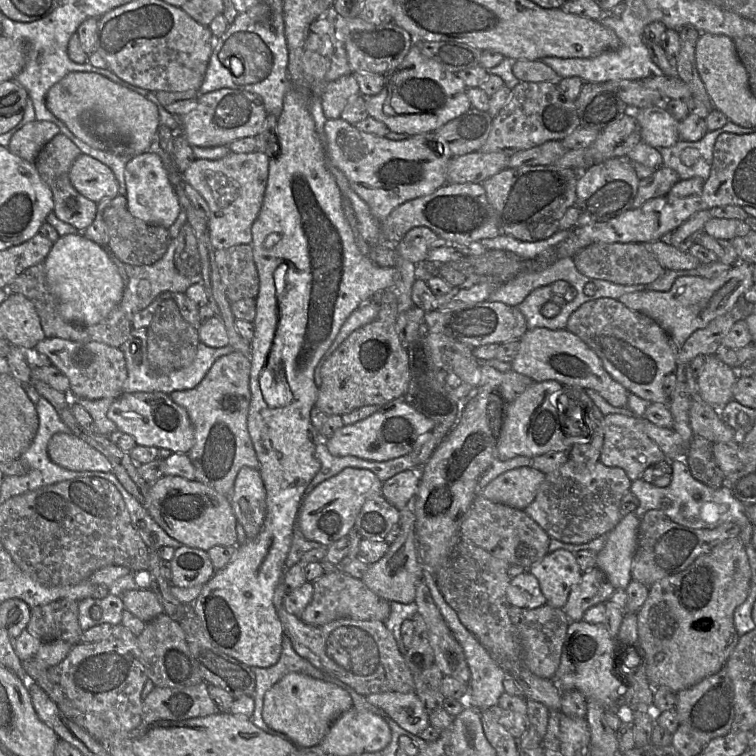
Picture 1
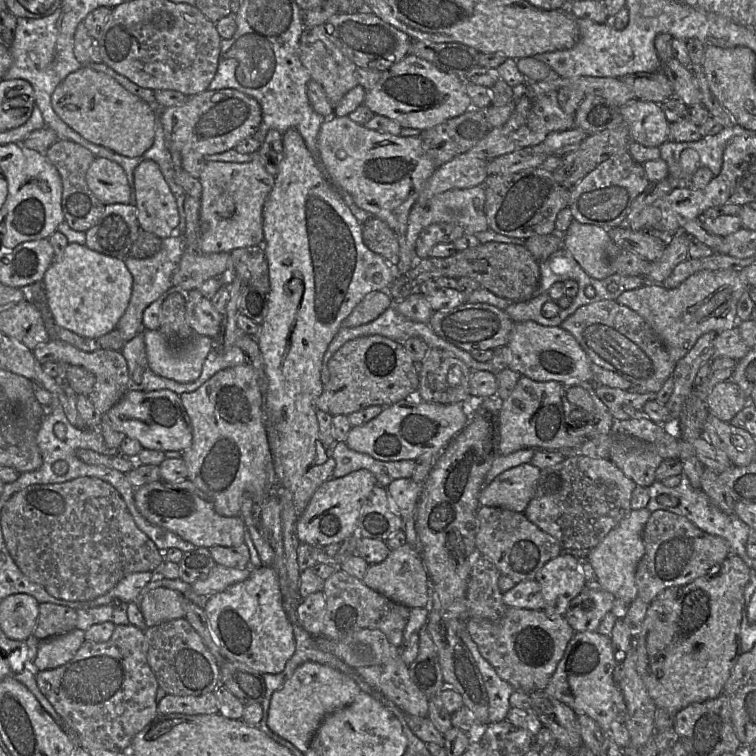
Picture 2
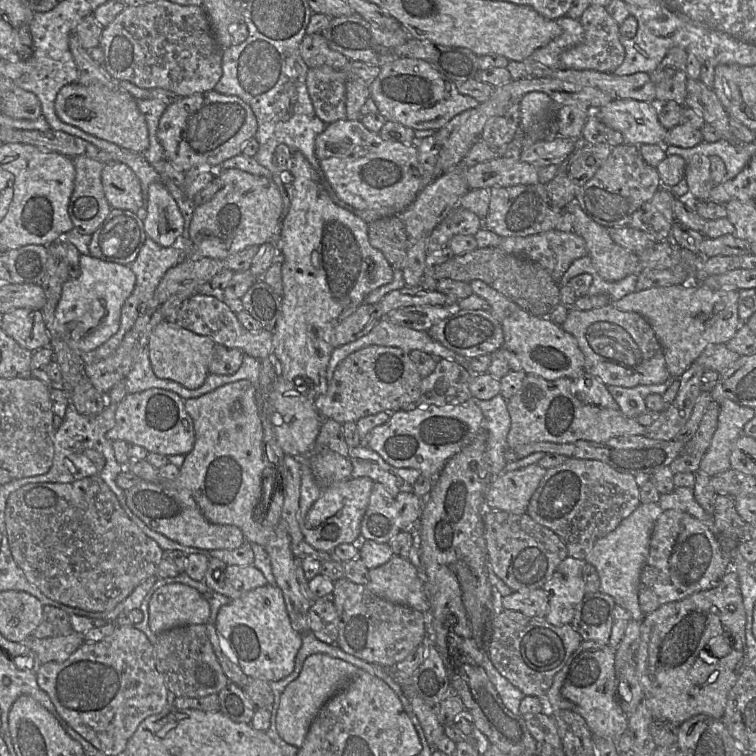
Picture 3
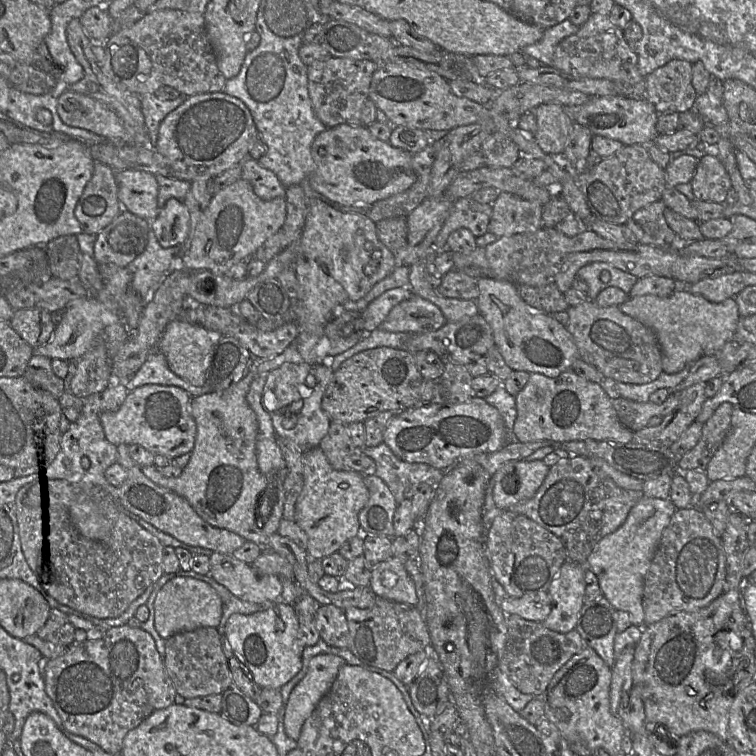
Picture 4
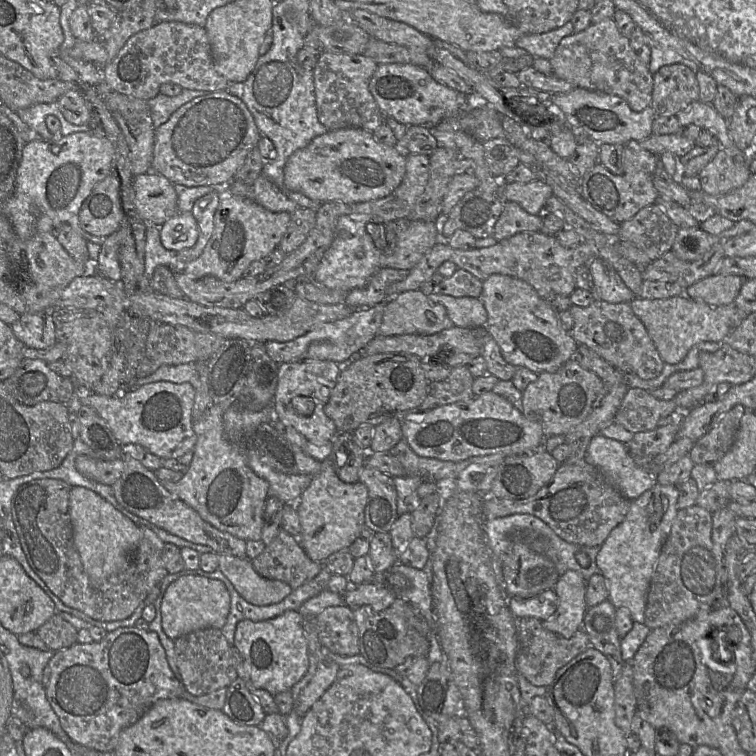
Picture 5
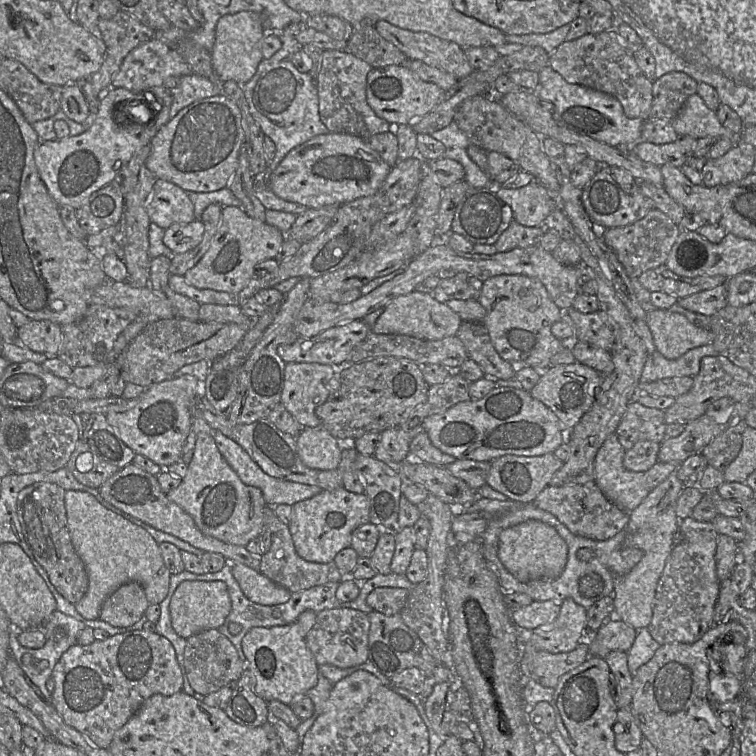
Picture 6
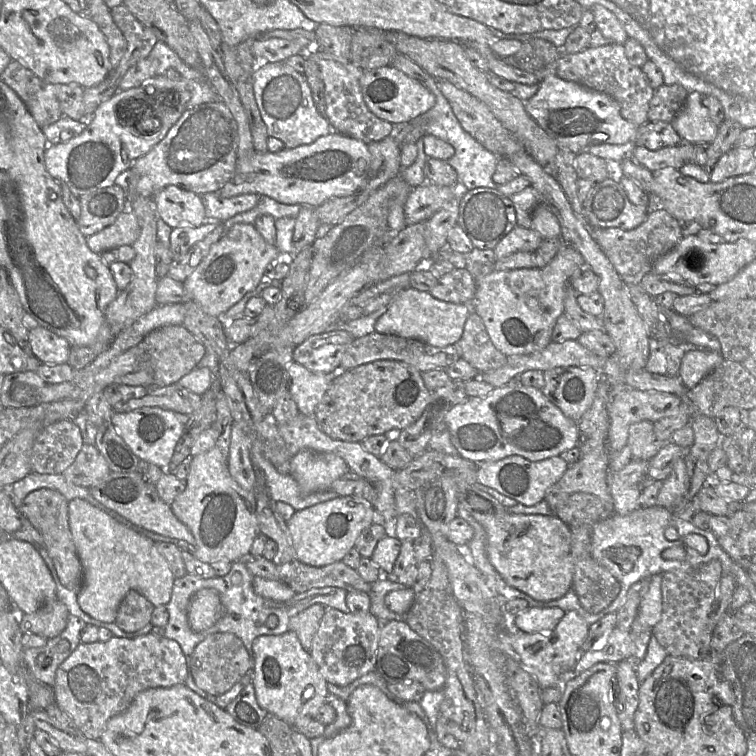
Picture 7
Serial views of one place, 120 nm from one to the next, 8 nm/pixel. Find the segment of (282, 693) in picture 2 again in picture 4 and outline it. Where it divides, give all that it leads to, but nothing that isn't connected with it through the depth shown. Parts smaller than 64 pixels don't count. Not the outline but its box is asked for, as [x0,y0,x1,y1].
[283,654,346,739]

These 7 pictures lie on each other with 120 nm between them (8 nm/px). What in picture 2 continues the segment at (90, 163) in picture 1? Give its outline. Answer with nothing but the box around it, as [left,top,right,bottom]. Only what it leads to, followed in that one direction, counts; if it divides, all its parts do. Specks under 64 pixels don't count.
[86,157,131,206]

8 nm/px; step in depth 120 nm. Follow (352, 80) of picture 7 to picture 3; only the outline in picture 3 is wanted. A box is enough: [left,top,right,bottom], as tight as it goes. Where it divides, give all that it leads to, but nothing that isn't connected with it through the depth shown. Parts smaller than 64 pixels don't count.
[306,61,380,124]

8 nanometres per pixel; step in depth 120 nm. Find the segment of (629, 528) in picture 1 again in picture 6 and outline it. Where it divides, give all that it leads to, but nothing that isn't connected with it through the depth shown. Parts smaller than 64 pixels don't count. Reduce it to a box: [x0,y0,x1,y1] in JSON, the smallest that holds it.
[612,472,684,630]

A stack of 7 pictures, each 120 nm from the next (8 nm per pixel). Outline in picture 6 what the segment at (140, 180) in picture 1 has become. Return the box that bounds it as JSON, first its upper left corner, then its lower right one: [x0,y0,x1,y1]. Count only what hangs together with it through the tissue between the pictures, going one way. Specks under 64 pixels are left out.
[163,219,204,254]

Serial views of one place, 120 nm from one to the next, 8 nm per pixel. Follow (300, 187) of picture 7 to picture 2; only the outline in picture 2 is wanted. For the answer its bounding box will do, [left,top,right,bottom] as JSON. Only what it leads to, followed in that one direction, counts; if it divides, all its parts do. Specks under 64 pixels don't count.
[317,116,436,275]

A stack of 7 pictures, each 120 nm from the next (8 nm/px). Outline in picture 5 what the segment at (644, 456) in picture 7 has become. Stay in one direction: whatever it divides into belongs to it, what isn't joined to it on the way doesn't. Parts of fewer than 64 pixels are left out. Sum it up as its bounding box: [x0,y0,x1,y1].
[615,388,677,434]

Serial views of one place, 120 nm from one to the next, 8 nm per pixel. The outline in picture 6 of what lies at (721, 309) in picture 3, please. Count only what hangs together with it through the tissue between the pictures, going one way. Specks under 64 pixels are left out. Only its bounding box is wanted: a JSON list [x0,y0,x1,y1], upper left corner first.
[645,308,713,359]

